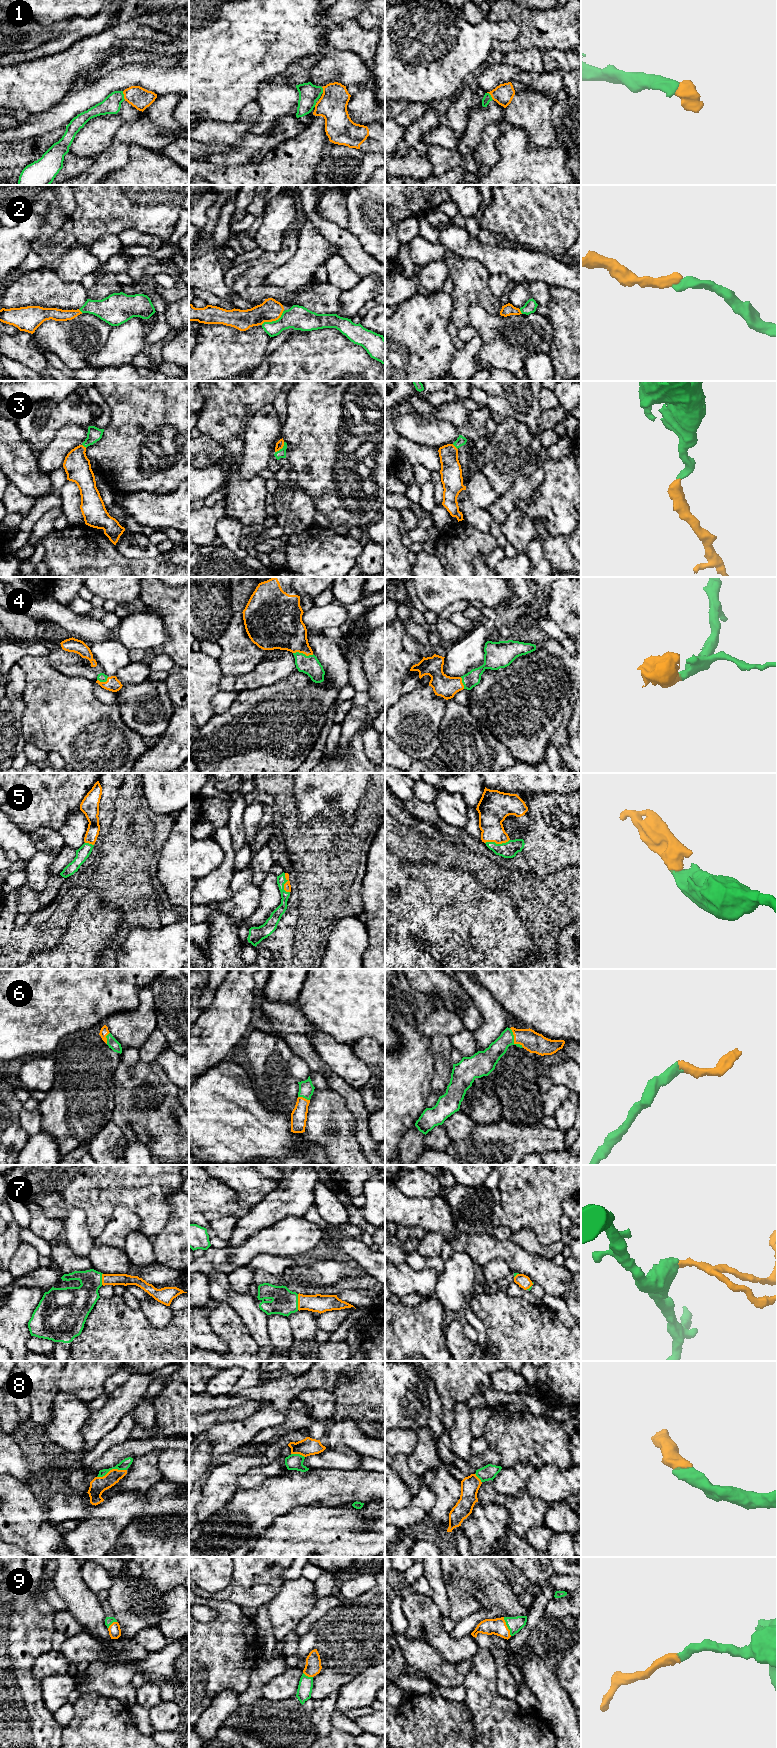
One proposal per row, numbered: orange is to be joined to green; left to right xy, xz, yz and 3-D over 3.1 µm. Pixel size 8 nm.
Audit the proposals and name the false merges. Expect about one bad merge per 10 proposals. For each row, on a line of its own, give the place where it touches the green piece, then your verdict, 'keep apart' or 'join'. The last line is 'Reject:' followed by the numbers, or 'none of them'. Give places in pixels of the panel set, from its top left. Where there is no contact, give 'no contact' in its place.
1: contact xy (123, 95); join
2: contact xz (273, 321); join
3: contact xz (282, 448); join
4: contact xz (302, 653); join
5: contact yz (497, 844); join
6: contact yz (513, 1040); join
7: contact xz (297, 1302); join
8: contact xy (111, 1469); join
9: contact yz (507, 1626); join
Reject: none of them

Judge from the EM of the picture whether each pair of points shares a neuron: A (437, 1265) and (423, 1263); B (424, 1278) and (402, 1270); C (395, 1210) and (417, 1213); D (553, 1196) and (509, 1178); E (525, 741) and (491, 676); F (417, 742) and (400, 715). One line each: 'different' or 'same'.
A: same
B: same
C: same
D: same
E: same
F: same

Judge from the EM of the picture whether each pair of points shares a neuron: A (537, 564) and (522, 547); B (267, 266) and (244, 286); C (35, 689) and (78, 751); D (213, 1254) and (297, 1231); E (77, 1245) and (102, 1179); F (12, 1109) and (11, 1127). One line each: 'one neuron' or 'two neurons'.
A: two neurons
B: one neuron
C: one neuron
D: one neuron
E: two neurons
F: one neuron

